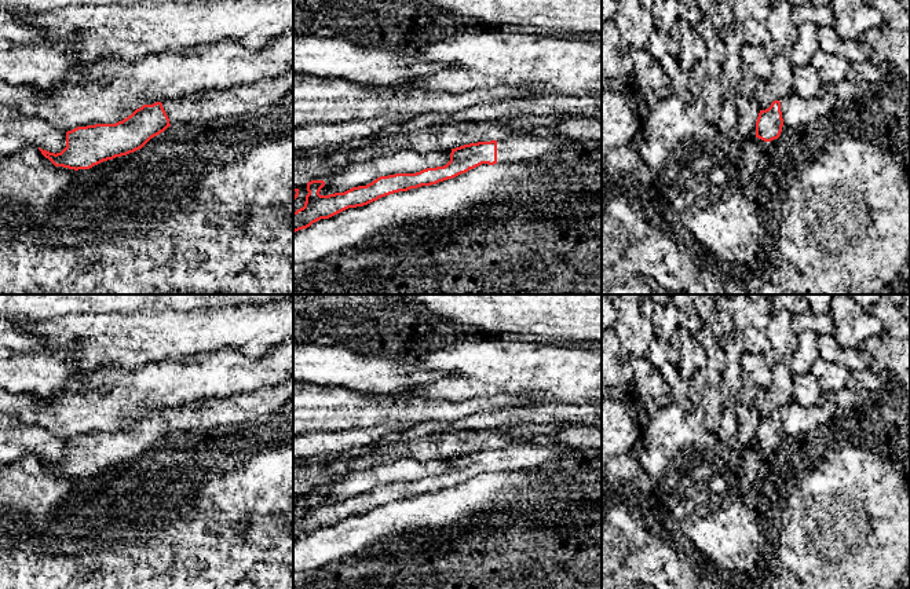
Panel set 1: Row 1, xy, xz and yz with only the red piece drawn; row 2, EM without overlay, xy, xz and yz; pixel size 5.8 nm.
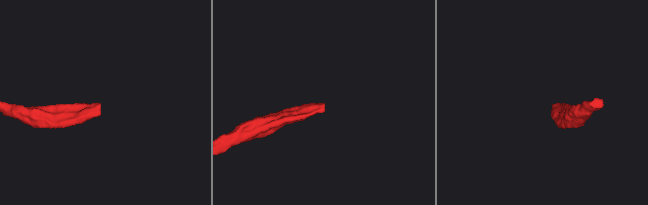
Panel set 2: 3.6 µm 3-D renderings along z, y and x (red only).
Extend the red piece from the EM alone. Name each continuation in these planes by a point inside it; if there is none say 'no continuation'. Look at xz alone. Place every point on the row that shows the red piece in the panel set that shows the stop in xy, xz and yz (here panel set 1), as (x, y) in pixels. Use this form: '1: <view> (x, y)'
1: xz (526, 147)

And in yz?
no continuation

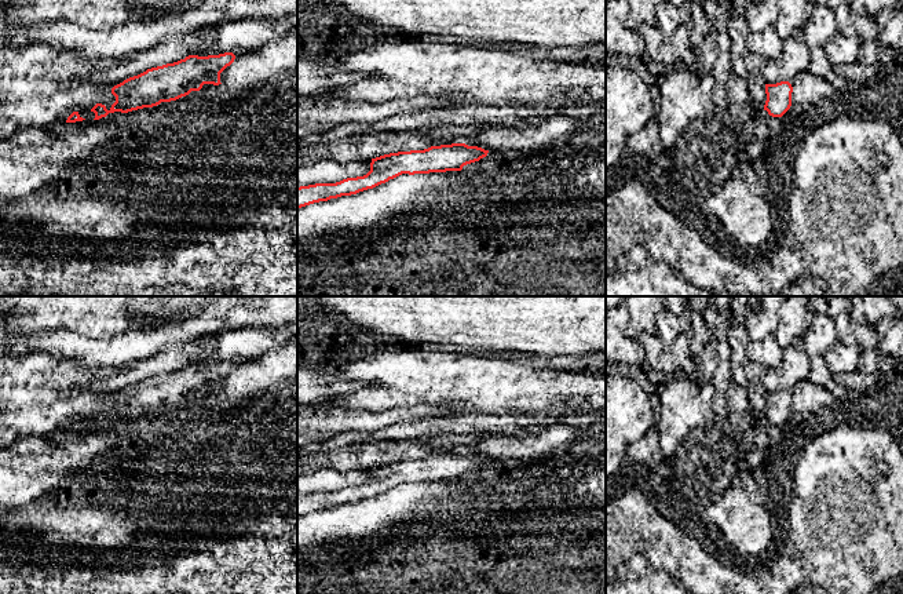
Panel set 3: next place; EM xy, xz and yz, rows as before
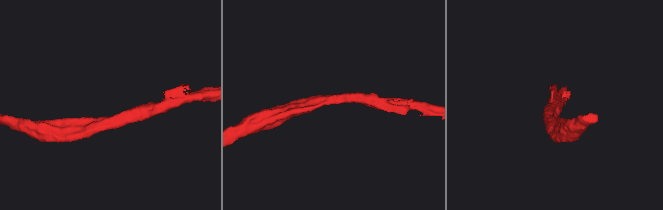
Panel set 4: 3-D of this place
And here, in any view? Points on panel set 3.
no continuation

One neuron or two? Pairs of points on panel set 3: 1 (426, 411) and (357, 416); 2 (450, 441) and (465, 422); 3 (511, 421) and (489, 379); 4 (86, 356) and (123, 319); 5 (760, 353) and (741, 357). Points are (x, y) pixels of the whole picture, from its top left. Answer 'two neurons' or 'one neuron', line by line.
1: one neuron
2: two neurons
3: two neurons
4: two neurons
5: two neurons

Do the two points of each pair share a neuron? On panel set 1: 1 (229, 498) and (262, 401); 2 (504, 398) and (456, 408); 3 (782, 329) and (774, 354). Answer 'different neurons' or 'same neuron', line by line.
1: different neurons
2: same neuron
3: same neuron

